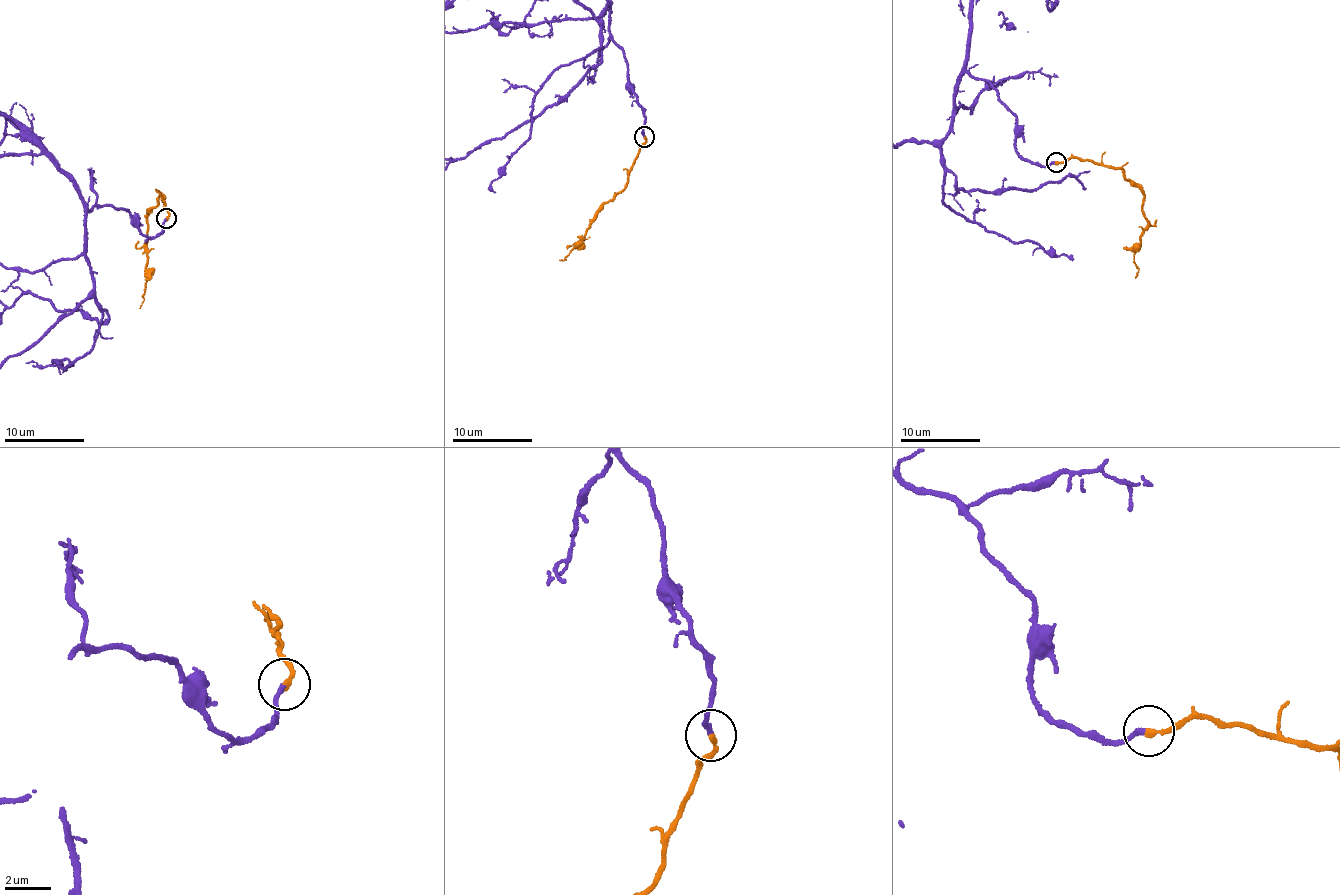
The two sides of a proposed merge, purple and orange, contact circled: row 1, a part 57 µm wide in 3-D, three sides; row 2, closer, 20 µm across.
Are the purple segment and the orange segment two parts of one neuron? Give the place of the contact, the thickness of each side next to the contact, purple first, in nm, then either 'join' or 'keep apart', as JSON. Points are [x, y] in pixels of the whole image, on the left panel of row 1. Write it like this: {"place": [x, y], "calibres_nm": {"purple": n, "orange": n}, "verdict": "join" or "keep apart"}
{"place": [166, 218], "calibres_nm": {"purple": 200, "orange": 240}, "verdict": "join"}

